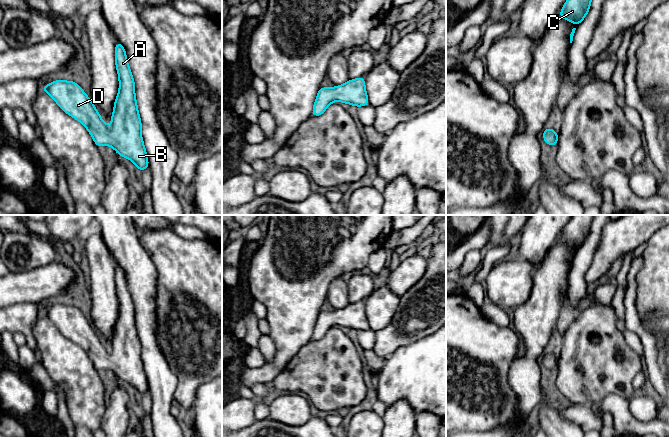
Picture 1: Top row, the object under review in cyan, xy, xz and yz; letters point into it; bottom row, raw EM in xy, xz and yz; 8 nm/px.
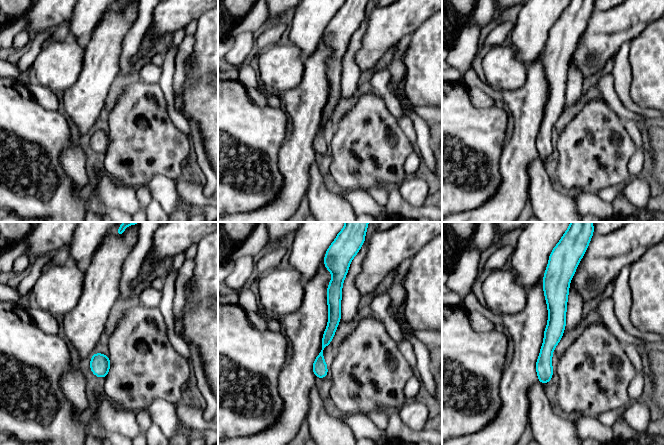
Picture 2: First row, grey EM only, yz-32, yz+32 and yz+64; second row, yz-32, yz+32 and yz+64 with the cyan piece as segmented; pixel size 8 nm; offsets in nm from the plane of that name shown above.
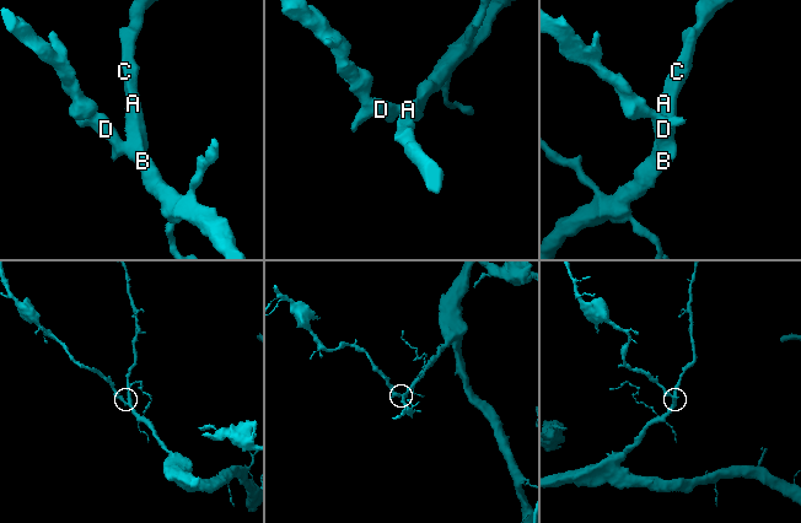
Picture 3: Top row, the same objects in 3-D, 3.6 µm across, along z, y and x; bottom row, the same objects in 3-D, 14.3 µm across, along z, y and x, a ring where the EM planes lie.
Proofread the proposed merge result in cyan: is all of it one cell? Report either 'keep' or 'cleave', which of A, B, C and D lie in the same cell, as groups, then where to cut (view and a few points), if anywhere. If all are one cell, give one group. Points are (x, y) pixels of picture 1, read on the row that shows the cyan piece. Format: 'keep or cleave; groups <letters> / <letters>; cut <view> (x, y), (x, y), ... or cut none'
keep; groups A B C D; cut none

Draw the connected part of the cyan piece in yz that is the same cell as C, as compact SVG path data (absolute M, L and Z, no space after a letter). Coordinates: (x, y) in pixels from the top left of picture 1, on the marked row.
M566 0L558 17L574 22L578 27L589 12L590 4L591 0Z

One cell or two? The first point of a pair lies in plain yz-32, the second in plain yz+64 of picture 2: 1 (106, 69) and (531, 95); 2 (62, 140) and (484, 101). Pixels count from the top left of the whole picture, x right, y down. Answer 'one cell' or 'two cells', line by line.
1: one cell
2: two cells

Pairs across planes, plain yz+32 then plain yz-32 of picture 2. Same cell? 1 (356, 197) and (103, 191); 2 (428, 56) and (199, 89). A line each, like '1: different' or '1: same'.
1: same
2: different

